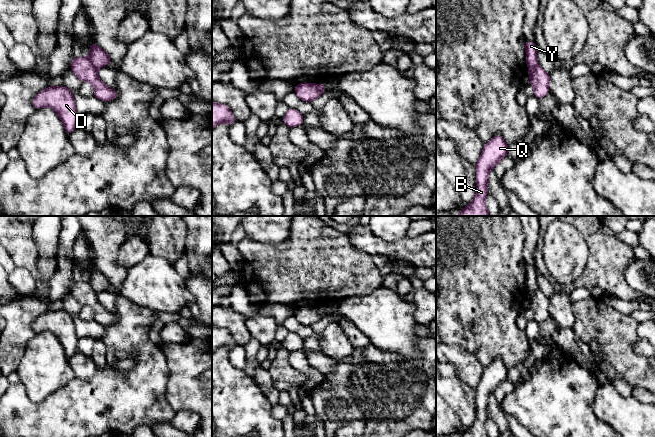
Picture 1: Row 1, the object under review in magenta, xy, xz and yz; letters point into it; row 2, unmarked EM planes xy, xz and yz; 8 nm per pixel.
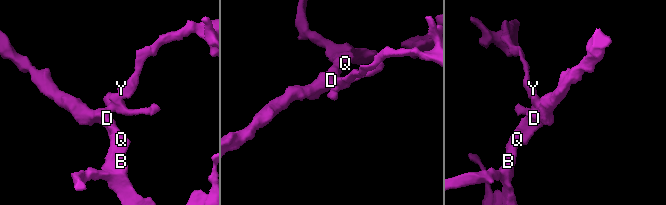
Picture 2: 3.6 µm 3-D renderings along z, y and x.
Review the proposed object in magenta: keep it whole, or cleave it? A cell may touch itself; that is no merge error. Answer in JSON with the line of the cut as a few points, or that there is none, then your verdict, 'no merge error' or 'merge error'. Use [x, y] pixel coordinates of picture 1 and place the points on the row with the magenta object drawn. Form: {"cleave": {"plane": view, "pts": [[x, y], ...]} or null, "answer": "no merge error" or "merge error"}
{"cleave": {"plane": "xy", "pts": [[88, 57], [96, 69]]}, "answer": "merge error"}

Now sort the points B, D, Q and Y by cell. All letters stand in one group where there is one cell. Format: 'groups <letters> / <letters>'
groups B D Q / Y

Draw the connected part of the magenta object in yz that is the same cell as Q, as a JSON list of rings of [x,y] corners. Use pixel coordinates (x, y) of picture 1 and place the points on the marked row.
[[[495,135],[484,144],[482,155],[476,162],[476,195],[471,203],[465,206],[458,216],[489,216],[485,197],[488,193],[489,172],[507,157],[508,144],[501,135]]]

